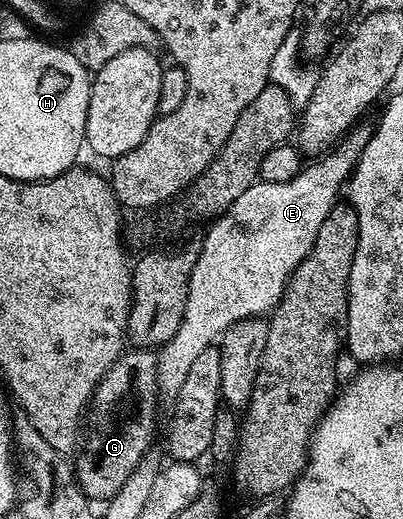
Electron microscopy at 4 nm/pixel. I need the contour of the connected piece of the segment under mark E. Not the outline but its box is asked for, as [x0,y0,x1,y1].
[157,125,371,400]

